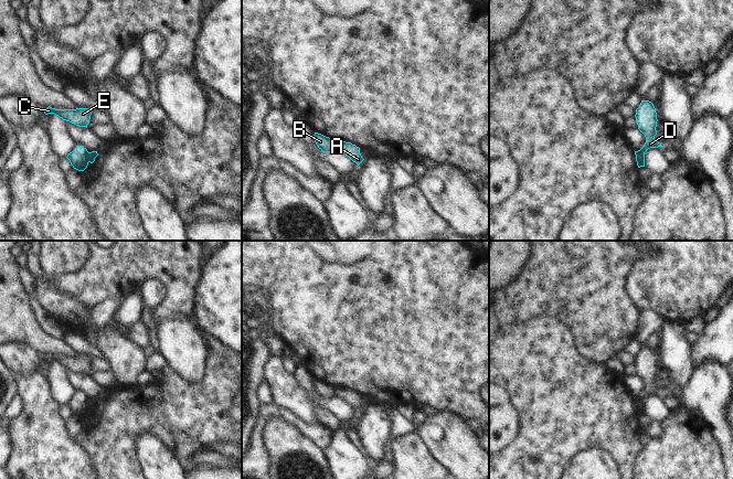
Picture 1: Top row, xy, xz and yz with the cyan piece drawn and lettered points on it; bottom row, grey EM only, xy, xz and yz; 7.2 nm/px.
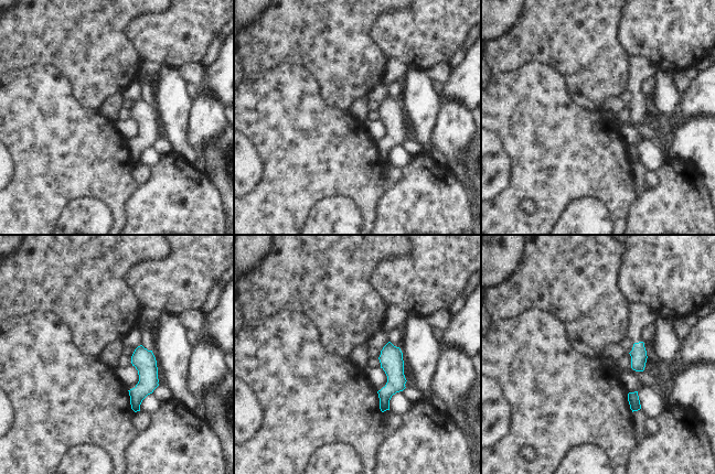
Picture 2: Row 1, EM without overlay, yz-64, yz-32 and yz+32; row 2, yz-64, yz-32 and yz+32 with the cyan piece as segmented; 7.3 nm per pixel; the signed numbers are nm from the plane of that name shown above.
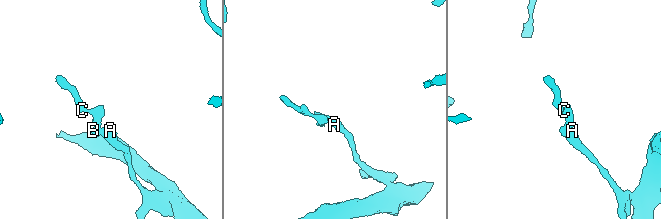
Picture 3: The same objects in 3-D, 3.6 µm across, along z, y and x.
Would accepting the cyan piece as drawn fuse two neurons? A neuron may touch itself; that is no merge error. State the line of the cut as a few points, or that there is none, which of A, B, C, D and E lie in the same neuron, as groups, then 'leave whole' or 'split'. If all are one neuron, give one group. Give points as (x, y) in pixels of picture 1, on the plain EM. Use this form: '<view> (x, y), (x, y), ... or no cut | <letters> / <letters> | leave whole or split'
xy (88, 400), (87, 408) | A / B C D E | split

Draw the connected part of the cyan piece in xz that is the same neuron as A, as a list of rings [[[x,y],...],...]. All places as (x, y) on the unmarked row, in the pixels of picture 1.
[[[334,387],[334,396],[343,400],[358,413],[364,407],[360,402],[360,395],[351,390],[346,390],[342,387]]]

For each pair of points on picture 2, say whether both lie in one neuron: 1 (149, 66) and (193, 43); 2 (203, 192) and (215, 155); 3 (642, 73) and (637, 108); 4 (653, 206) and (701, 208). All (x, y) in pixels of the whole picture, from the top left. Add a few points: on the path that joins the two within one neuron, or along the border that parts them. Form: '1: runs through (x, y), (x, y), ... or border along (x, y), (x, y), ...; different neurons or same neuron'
1: border along (141, 60), (157, 62), (161, 66); different neurons
2: border along (202, 168), (217, 187), (221, 197); different neurons
3: runs through (638, 82), (638, 99); same neuron
4: runs through (665, 208), (689, 208); same neuron

